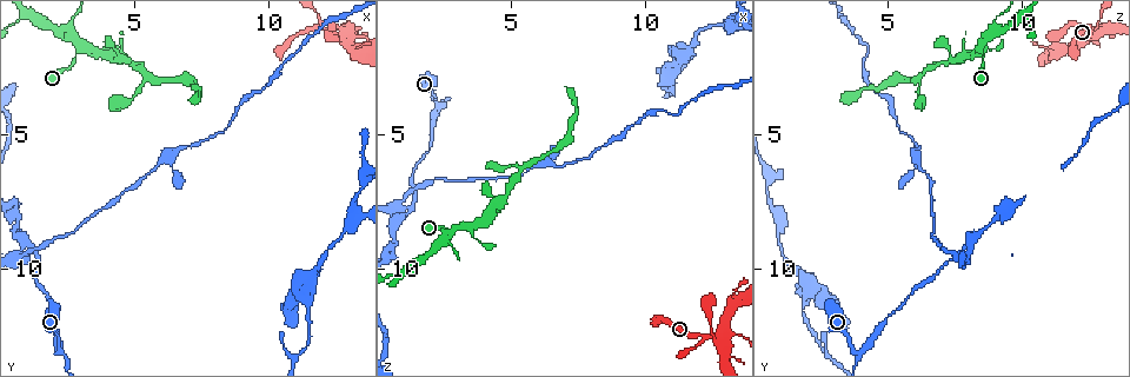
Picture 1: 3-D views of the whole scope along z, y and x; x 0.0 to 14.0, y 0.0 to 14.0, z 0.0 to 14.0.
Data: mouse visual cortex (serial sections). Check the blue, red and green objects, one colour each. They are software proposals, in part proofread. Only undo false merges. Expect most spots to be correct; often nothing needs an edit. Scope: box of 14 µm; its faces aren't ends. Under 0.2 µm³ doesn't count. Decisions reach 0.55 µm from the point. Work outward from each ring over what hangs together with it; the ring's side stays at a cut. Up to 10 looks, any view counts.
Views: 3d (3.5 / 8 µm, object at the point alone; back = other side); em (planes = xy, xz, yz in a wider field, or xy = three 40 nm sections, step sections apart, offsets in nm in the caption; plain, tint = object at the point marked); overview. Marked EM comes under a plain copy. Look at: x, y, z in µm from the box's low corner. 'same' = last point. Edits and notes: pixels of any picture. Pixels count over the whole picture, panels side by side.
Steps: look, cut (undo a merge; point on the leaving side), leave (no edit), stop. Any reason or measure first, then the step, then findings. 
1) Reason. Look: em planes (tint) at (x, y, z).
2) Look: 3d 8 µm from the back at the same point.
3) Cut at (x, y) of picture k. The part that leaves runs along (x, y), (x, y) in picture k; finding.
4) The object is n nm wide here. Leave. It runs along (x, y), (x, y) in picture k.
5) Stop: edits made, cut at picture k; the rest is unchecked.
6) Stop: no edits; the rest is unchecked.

Sharp bend. Look: 3d 8 µm from the back at (2.3, 13.0, 3.9).

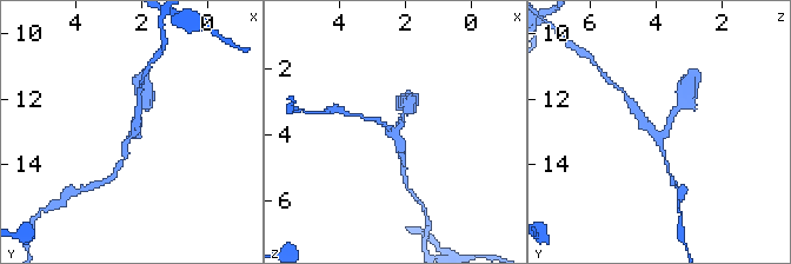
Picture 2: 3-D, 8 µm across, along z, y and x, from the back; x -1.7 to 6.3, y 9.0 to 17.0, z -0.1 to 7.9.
Closer look. Look: 3d 3.5 µm at (2.3, 13.1, 3.9).

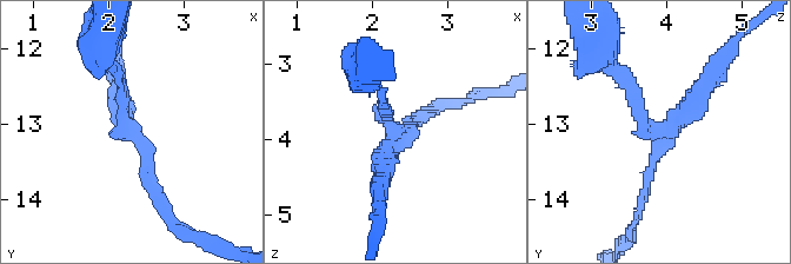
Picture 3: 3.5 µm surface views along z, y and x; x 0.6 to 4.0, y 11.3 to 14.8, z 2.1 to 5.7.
3 arms meet here; the arms are 150, 150, 300 nm wide; shape alone is not enough. Look: em planes (tint) at (2.30, 13.05, 3.85).

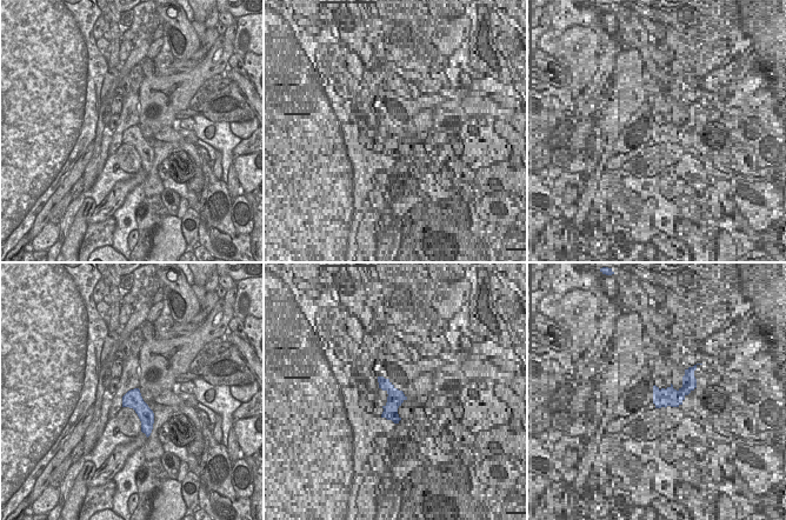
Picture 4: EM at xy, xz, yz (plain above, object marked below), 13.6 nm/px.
Leave. It runs along (617, 72), (650, 130), (710, 79) in picture 3; one cell here.

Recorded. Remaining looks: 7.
Sudden change in width. Look: 3d 8 µm from the back at (3.0, 1.8, 8.5).

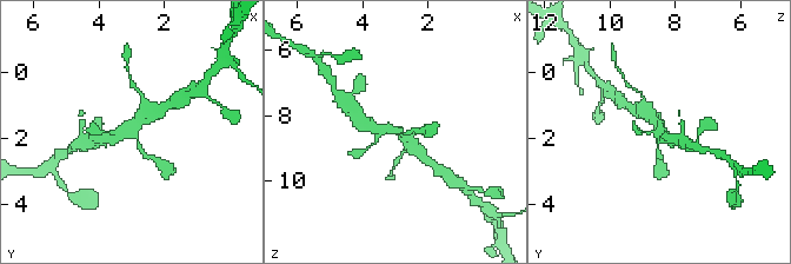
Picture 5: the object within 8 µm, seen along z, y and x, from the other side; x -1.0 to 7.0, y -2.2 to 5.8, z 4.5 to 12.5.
Look: 3d 3.5 µm at (3.0, 1.8, 8.5).

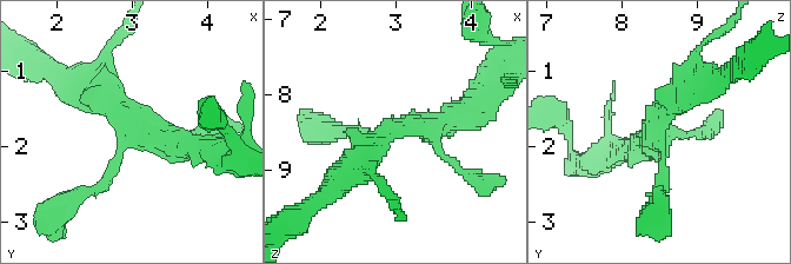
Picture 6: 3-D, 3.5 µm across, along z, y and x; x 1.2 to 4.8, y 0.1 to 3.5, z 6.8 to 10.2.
Look: em xy step 2 (tint) at (2.95, 1.85, 8.45).

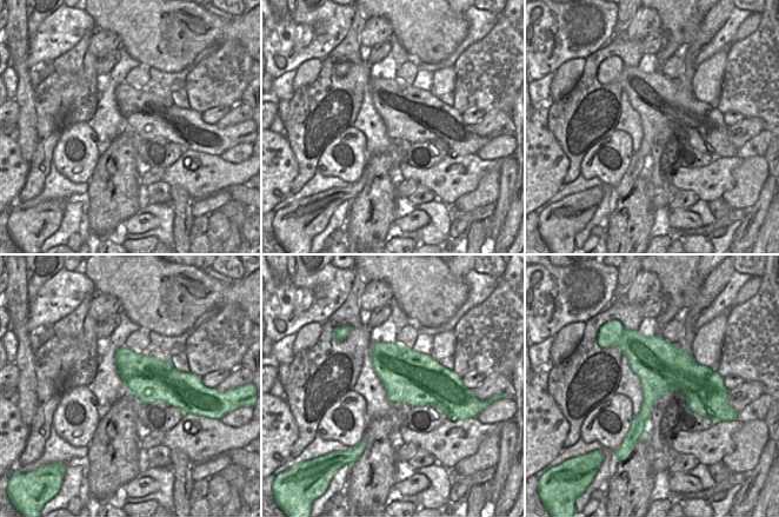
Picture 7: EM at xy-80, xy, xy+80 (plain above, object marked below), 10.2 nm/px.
Leave. Continuous, no second cell.

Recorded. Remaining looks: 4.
Thin neck. Look: 3d 3.5 µm at (5.6, 2.7, 6.2).

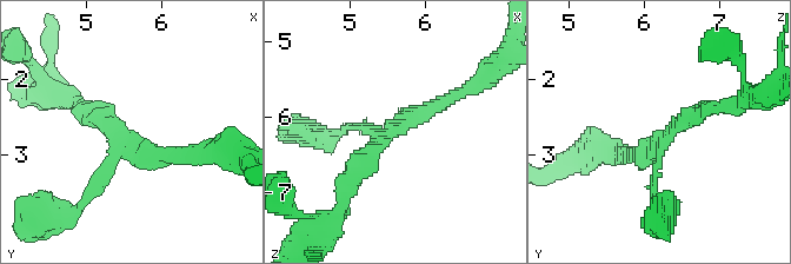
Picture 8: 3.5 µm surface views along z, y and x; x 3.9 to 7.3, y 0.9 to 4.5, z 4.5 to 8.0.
Look: em planes (tint) at (5.55, 2.75, 6.20).

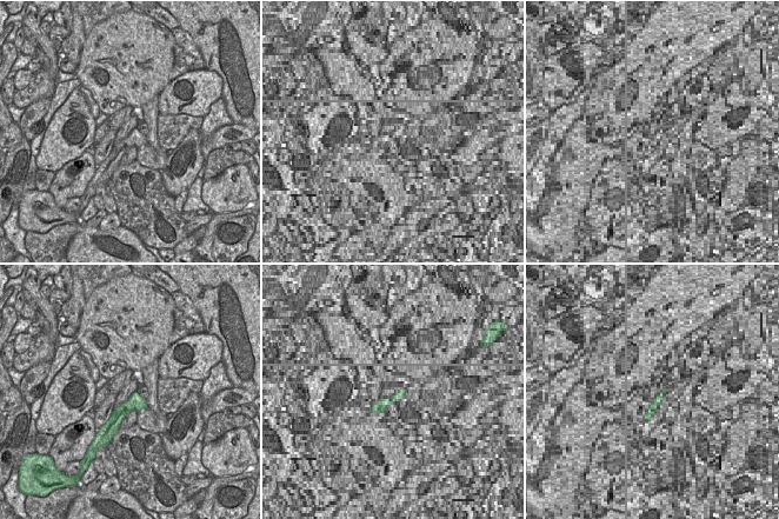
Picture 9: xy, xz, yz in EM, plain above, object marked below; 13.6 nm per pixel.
Leave. It runs along (142, 401), (128, 405), (107, 425) in picture 9; continuous, no second cell.

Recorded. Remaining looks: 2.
Thick turns thin. Look: 3d 3.5 µm at (12.8, 1.4, 12.7).

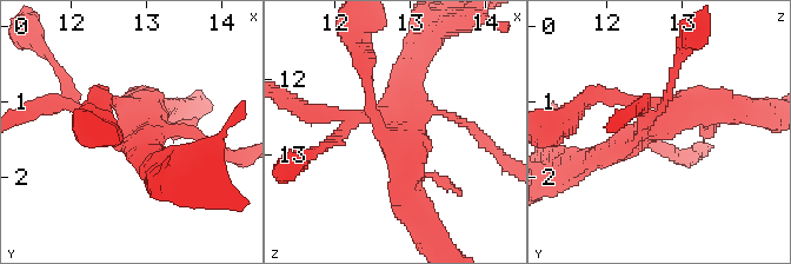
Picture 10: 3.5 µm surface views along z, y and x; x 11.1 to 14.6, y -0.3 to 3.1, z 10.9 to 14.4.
Look: em xy step 3 (tint) at (12.80, 1.35, 12.65).

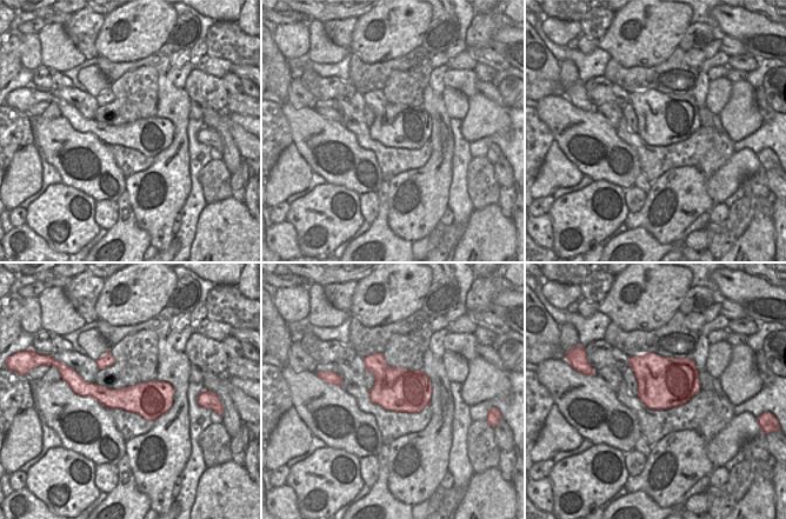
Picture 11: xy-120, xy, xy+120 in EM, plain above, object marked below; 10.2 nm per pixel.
Leave. It runs along (62, 104), (141, 133), (148, 158) in picture 10; one cell here.

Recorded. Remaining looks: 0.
Stop: no edits; the rest is unchecked.

